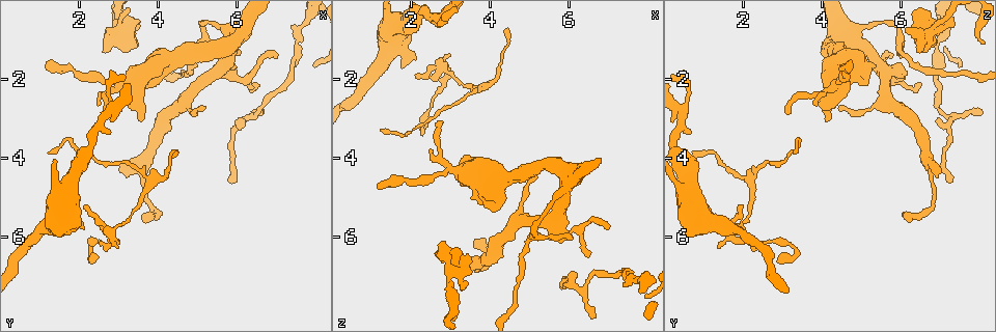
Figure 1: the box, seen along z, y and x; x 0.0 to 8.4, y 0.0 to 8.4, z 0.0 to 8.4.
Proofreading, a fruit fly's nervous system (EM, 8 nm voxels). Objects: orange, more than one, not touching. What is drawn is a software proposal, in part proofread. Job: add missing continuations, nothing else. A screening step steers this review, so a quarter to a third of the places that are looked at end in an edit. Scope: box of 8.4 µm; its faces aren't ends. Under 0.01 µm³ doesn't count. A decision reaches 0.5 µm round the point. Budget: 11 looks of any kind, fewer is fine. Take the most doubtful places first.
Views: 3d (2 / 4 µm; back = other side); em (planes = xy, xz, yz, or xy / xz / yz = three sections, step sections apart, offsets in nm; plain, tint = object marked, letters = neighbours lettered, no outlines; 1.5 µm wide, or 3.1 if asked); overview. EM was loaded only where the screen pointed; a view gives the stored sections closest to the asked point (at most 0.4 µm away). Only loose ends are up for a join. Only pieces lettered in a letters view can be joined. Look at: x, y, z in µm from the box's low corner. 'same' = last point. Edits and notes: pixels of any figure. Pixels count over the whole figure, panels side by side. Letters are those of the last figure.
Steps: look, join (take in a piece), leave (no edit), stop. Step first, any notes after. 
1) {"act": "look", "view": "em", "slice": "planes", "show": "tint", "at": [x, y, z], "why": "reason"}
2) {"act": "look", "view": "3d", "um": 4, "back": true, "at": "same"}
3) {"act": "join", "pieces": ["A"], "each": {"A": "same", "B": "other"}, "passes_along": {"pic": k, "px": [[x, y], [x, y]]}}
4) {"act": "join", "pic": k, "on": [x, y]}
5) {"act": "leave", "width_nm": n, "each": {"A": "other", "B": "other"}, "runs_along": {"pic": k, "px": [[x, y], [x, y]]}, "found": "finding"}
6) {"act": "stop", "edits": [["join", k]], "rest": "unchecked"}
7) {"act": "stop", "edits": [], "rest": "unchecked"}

{"act": "look", "view": "3d", "um": 4, "at": [2.15, 5.20, 2.00], "why": "tapers out"}

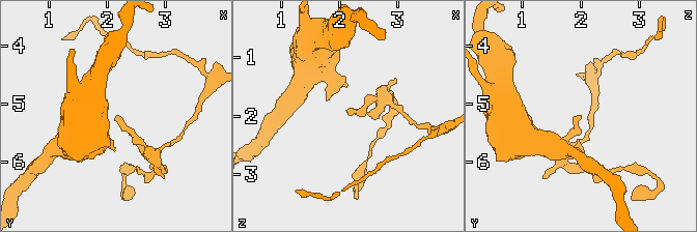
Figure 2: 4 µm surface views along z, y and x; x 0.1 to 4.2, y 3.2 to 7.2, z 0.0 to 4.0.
{"act": "look", "view": "em", "slice": "planes", "show": "letters", "at": [2.15, 5.25, 2.00]}

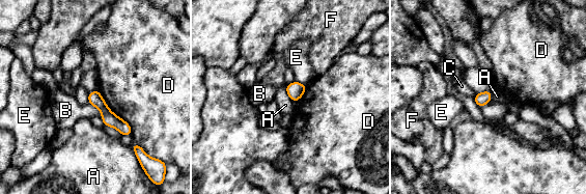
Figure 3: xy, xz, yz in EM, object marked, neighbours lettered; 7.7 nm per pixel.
{"act": "leave", "width_nm": 100, "longest_contact_nm": ["D", 440], "each": {"A": "other", "B": "other", "C": "other", "D": "other", "E": "other", "F": "other"}, "found": "none of them fits"}

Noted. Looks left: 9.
{"act": "look", "view": "em", "slice": "xy", "step": 8, "show": "letters", "at": [3.60, 3.05, 4.10], "why": "branch stops here"}

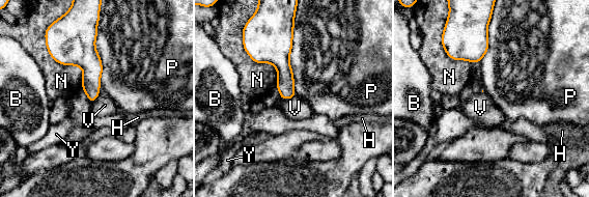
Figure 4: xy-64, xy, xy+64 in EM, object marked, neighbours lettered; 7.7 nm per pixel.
{"act": "leave", "each": {"B": "other", "H": "other", "N": "other", "P": "other", "V": "other", "Y": "other"}, "border": {"pic": 4, "px": [[295, 95], [288, 99], [280, 97]]}, "found": "no lettered piece goes on from it"}

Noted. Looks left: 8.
{"act": "look", "view": "3d", "um": 4, "at": [6.50, 2.05, 6.50], "why": "free end"}

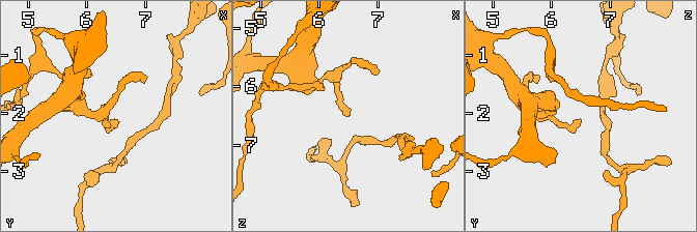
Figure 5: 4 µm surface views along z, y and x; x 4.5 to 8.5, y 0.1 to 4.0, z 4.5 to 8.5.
{"act": "look", "view": "em", "slice": "yz", "step": 4, "show": "tint", "at": [6.50, 2.10, 6.40]}

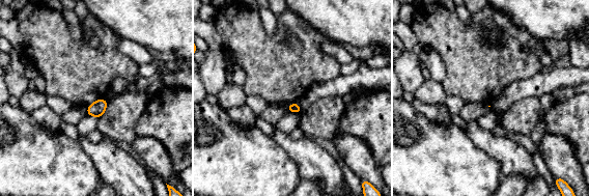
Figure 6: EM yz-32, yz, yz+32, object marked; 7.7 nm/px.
{"act": "look", "view": "em", "slice": "planes", "show": "letters", "at": "same", "why": "another direction"}

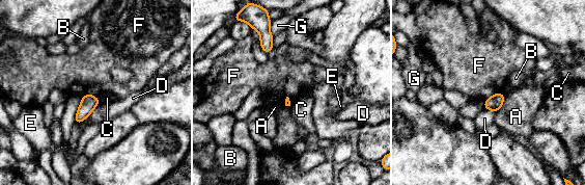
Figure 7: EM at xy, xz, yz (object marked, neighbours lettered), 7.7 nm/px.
{"act": "leave", "each": {"A": "other", "B": "other", "C": "other", "D": "other", "E": "other", "F": "other", "G": "other"}, "border": {"pic": 7, "px": [[501, 91], [497, 91], [484, 100]]}, "found": "no lettered piece goes on from it"}

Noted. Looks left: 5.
{"act": "look", "view": "3d", "um": 2, "back": true, "at": [3.60, 5.45, 6.05], "why": "tapers out"}

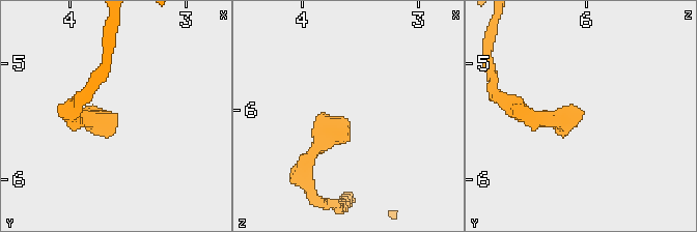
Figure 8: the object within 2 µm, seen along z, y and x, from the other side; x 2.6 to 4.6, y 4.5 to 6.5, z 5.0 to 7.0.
{"act": "look", "view": "em", "slice": "planes", "show": "plain", "at": [3.62, 5.44, 6.06]}

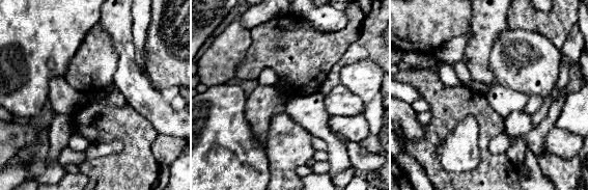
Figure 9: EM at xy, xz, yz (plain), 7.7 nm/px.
{"act": "look", "view": "em", "slice": "planes", "show": "letters", "at": "same", "why": "see the neighbours"}

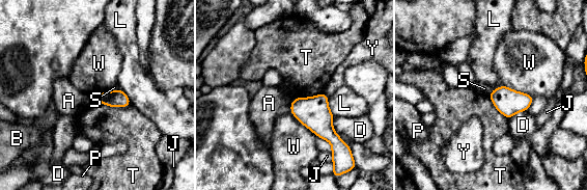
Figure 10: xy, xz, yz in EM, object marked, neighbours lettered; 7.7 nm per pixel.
{"act": "leave", "each": {"A": "other", "B": "other", "D": "other", "J": "other", "L": "other", "P": "other", "S": "other", "T": "other", "W": "other", "Y": "other"}, "border": {"pic": 10, "px": [[93, 100], [110, 106], [131, 104]]}, "found": "none of them fits"}

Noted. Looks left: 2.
{"act": "stop", "edits": [], "rest": "unchecked"}

